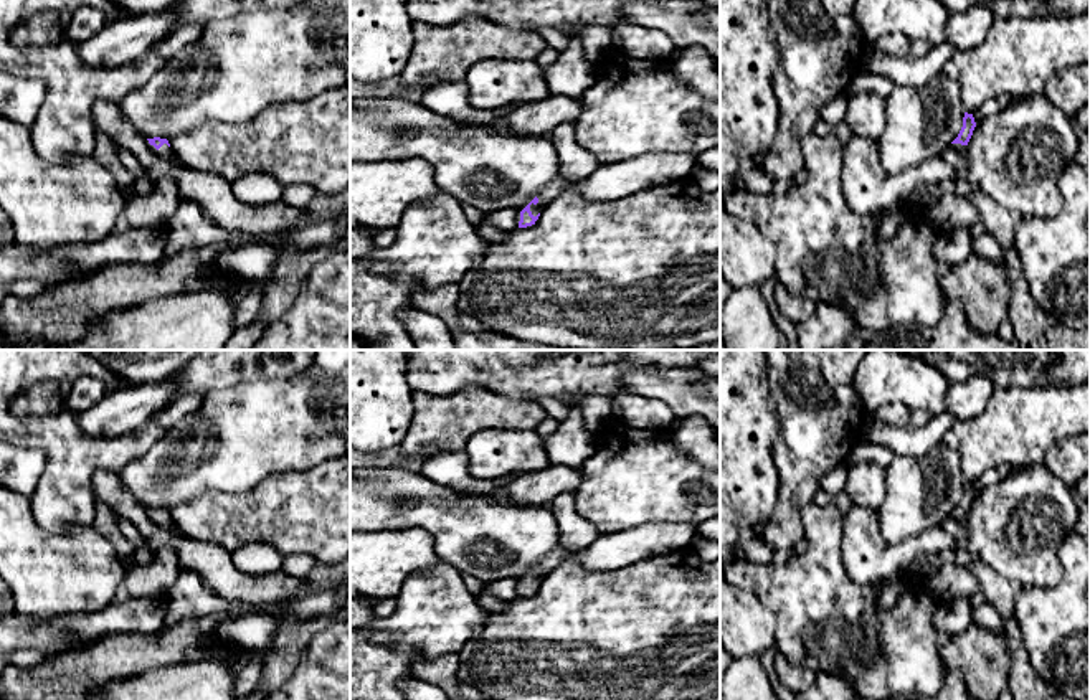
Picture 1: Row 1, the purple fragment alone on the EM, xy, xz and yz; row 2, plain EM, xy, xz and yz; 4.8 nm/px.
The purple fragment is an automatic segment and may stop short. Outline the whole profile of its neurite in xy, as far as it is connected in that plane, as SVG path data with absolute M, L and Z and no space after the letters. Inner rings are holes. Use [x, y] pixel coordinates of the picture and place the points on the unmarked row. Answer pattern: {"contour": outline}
{"contour": "M99 471L92 482L96 497L117 517L132 522L149 542L150 550L172 548L178 556L180 571L195 571L215 594L231 604L276 608L314 588L307 578L294 578L282 570L268 575L239 571L228 551L182 535L173 527L167 508L145 508L109 471Z"}

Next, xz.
{"contour": "M558 545L543 558L524 579L502 579L486 584L482 591L490 593L499 601L510 603L515 598L527 598L535 594L543 578L558 568L570 555L566 548Z"}

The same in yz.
{"contour": "M964 482L963 497L958 507L943 520L941 528L945 528L955 540L958 550L966 550L968 535L966 535L966 515L976 497L973 484Z"}

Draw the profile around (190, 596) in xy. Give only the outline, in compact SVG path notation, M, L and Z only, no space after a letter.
M182 570L178 573L164 603L167 606L165 624L223 612L236 606L215 594L210 584L192 570Z

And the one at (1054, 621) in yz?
M1072 532L1059 546L1062 578L1054 586L1017 593L1016 621L1027 657L1050 692L1090 697L1090 538Z

